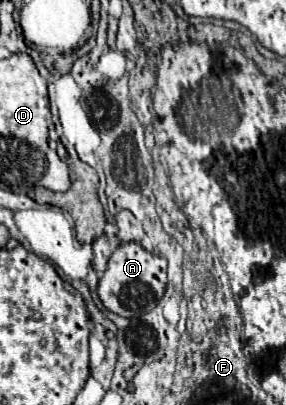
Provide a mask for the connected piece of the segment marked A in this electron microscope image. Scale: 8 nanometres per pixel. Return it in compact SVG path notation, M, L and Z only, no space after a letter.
M121 242L119 248L109 258L109 266L103 272L97 294L103 306L123 318L135 318L151 312L165 294L167 284L167 260L147 252L137 242Z

